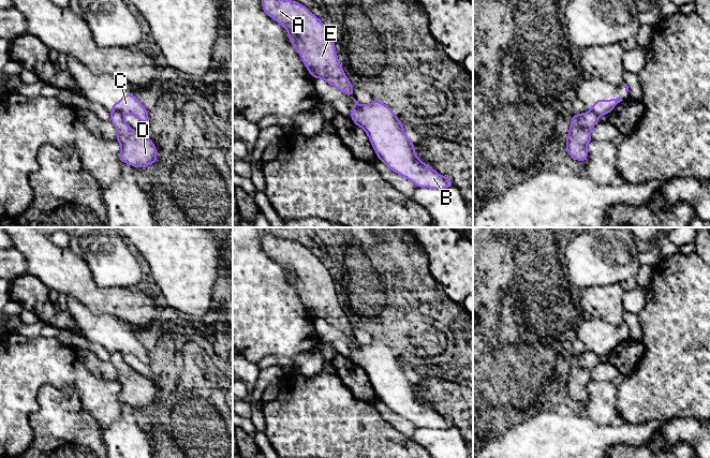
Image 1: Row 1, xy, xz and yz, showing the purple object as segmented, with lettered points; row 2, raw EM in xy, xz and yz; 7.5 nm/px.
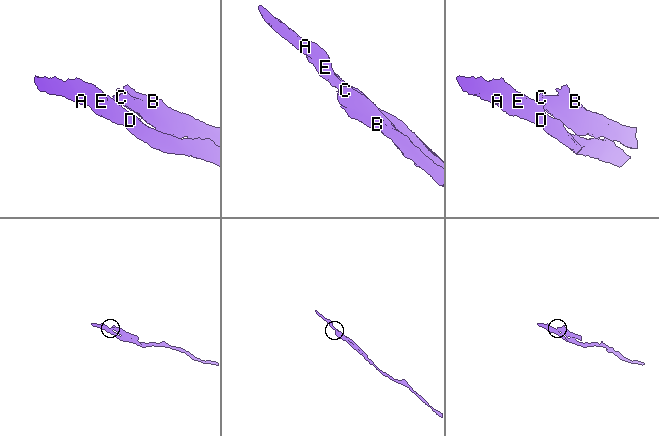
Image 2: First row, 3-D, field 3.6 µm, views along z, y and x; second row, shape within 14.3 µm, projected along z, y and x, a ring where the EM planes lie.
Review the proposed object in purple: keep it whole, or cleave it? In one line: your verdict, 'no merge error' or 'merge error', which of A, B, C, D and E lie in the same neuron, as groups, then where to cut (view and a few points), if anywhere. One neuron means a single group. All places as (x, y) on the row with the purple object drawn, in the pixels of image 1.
merge error; groups A D E / B C; cut xy (113, 112), (122, 114)

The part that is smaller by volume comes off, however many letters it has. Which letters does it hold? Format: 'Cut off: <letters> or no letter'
Cut off: B, C

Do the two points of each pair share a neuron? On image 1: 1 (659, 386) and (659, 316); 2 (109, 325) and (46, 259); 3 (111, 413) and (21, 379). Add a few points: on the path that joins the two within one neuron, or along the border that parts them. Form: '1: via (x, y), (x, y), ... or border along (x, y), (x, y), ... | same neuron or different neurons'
1: via (661, 369), (661, 334) | same neuron
2: border along (76, 299), (92, 311), (111, 313), (122, 320) | different neurons
3: via (88, 390), (73, 375), (44, 375) | same neuron

